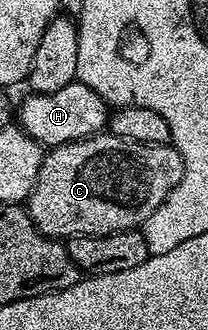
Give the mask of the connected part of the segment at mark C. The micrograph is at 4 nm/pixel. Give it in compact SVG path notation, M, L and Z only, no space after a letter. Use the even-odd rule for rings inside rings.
M110 133L91 135L73 143L63 143L45 150L44 160L38 169L38 177L26 200L26 210L32 224L54 239L67 241L73 235L109 235L119 231L139 228L166 201L166 197L182 181L184 162L171 145L142 145L122 141Z

